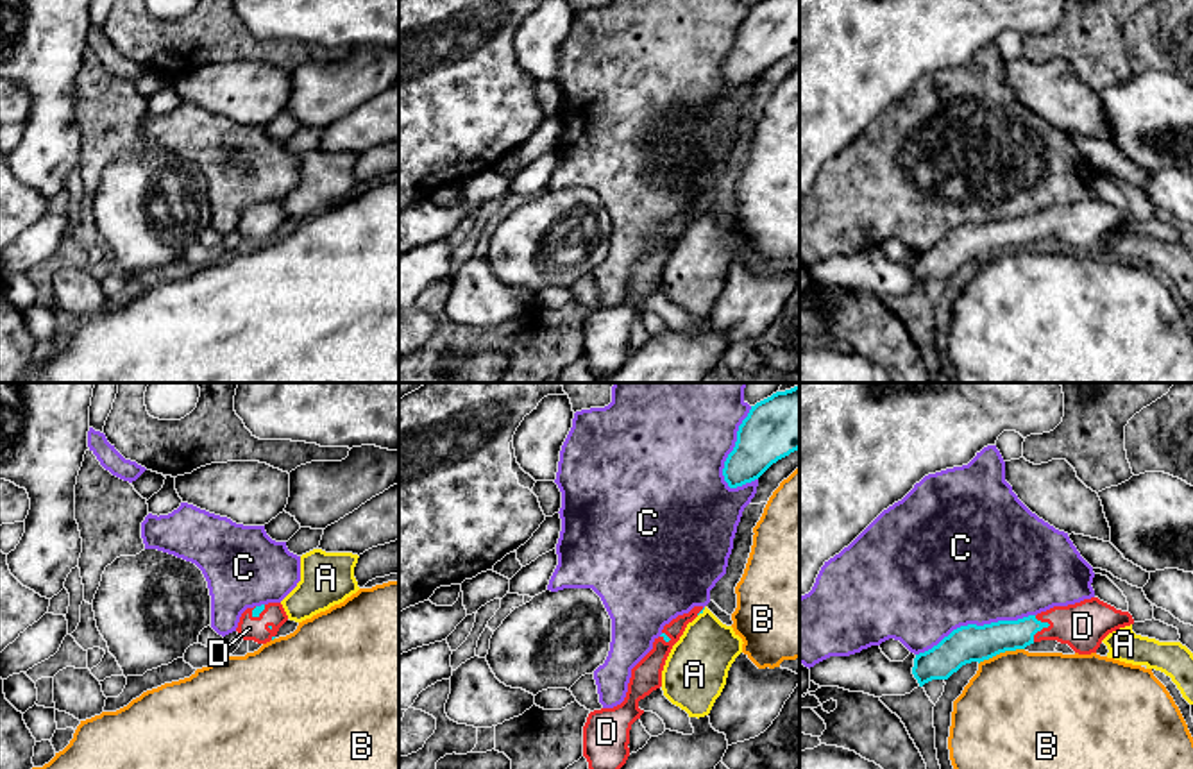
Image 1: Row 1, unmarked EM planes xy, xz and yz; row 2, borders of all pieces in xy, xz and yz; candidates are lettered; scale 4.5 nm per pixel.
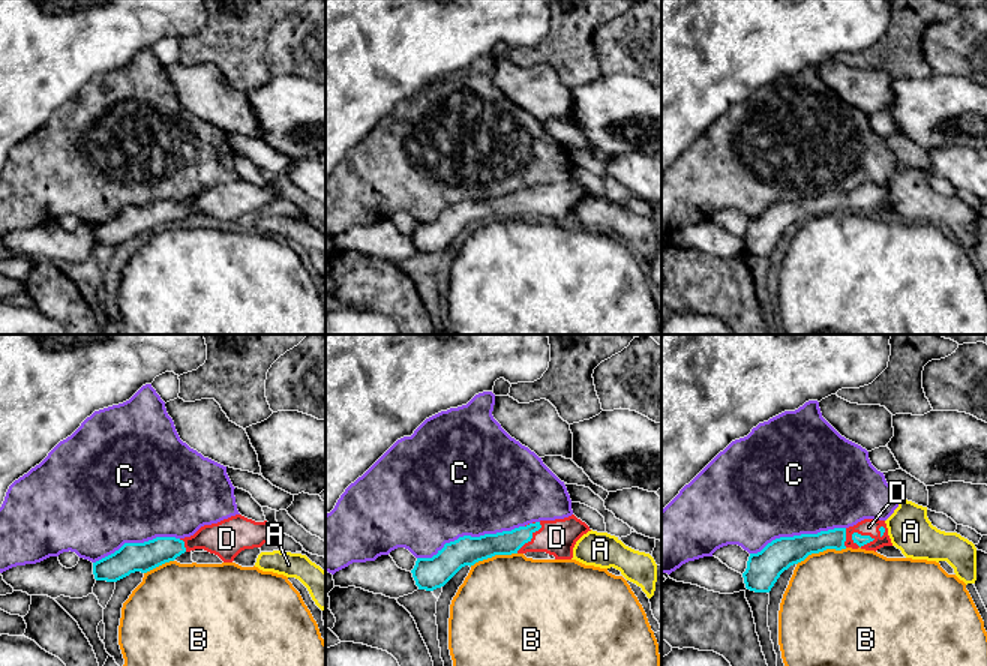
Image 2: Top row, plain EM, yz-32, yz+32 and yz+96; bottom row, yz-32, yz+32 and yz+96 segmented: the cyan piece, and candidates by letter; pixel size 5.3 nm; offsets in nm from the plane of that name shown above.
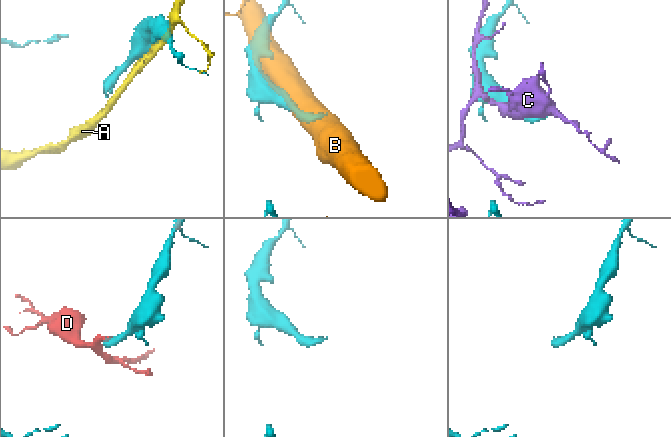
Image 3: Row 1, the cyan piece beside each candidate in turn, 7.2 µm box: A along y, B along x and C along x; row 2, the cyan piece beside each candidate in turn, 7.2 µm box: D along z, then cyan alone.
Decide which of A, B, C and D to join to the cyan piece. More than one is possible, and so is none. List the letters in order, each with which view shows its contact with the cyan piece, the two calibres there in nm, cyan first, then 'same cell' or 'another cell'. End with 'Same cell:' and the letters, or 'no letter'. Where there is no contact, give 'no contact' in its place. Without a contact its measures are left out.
A: contact in xz; calibres 20 and 280 nm; another cell
B: contact in yz; calibres 170 and 480 nm; another cell
C: contact in yz; calibres 170 and 500 nm; another cell
D: contact in yz; calibres 140 and 220 nm; same cell
Same cell: D

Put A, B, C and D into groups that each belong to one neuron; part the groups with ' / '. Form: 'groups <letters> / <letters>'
groups A / B / C / D

